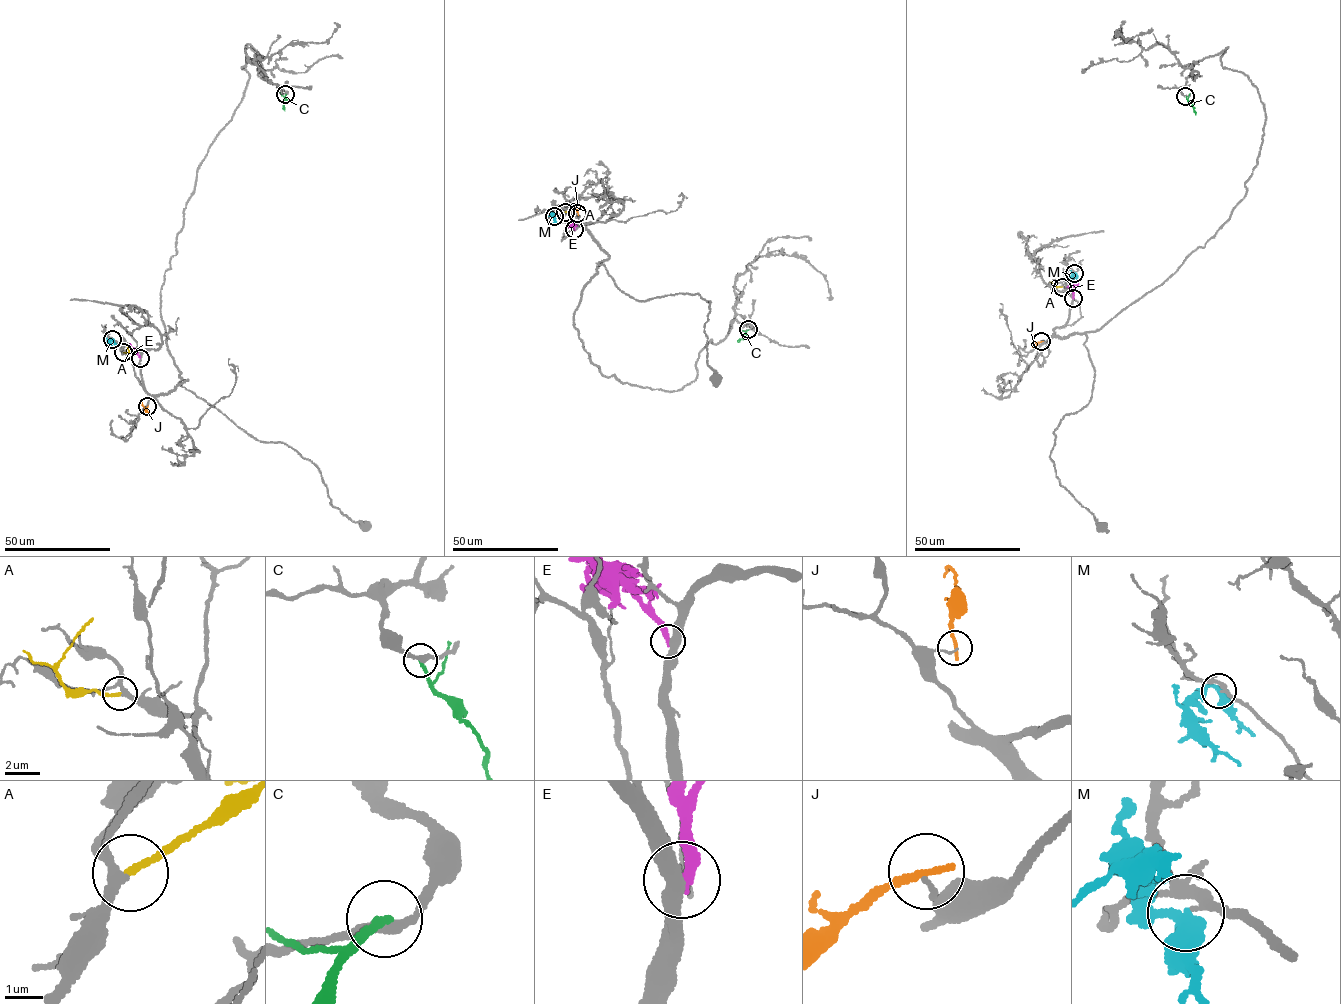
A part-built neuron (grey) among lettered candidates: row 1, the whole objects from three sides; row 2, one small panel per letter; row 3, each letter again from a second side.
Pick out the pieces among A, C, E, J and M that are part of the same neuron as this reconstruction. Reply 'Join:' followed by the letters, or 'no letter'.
Join: A

